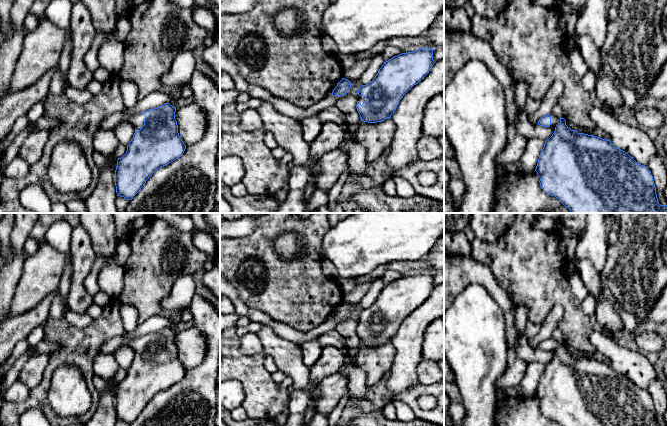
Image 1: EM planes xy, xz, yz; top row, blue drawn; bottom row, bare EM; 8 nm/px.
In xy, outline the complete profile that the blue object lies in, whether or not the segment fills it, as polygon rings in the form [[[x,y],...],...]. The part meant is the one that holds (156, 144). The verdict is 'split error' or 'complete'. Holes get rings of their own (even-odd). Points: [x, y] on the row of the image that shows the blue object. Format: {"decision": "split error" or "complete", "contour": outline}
{"decision": "split error", "contour": [[[165,103],[134,115],[115,112],[101,121],[99,129],[104,130],[123,121],[135,127],[126,153],[117,160],[117,196],[131,200],[155,171],[182,156],[186,145],[179,136],[175,112],[176,107]]]}

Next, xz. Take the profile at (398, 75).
{"decision": "split error", "contour": [[[420,48],[413,52],[402,53],[384,62],[375,78],[358,89],[357,111],[360,119],[377,123],[391,118],[403,96],[429,73],[434,65],[433,49]]]}

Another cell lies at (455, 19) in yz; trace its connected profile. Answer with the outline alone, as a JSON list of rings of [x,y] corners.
[[[444,6],[444,29],[447,31],[472,31],[471,18],[464,8]]]

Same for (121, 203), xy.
[[[117,196],[116,198],[116,208],[118,213],[124,213],[127,205],[129,203],[129,200],[125,199],[124,197]]]

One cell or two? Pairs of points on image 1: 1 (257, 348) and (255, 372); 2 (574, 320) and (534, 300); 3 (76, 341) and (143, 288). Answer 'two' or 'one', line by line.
1: two
2: one
3: two

